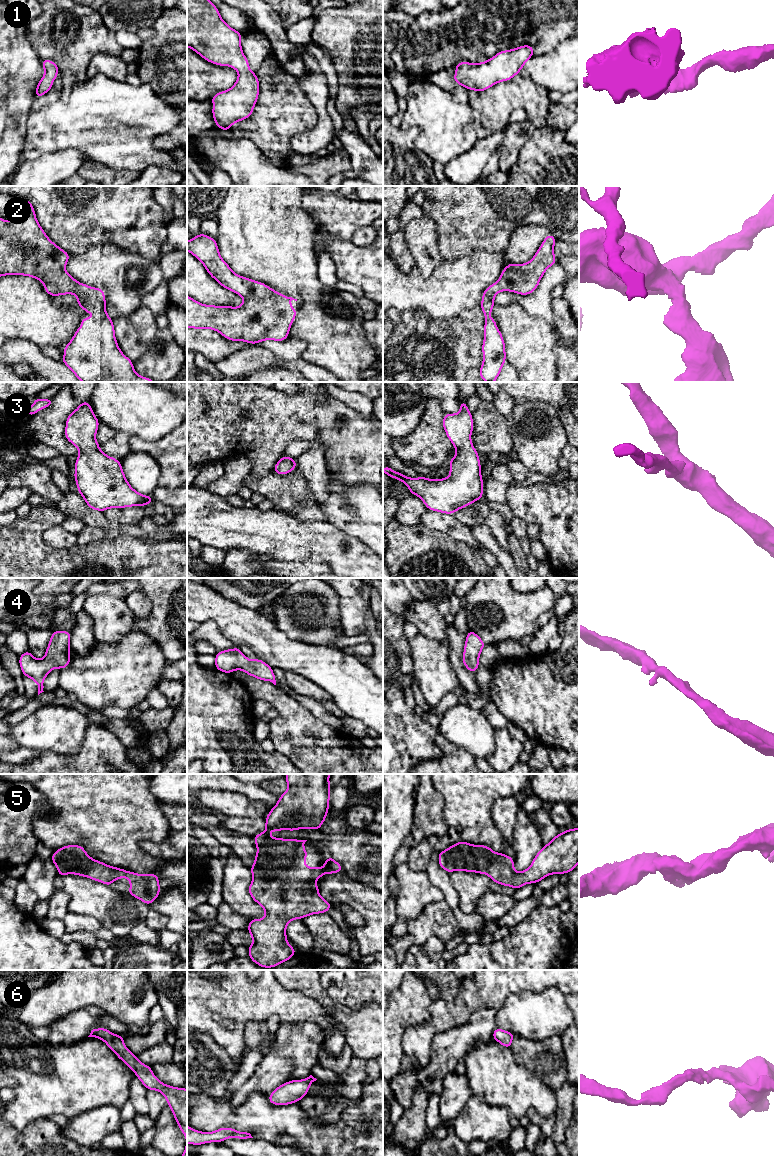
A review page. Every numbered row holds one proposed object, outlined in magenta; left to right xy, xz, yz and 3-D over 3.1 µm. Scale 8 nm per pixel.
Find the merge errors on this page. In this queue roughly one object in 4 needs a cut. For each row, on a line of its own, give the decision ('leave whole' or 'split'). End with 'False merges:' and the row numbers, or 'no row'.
1: leave whole
2: leave whole
3: leave whole
4: leave whole
5: leave whole
6: leave whole
False merges: no row

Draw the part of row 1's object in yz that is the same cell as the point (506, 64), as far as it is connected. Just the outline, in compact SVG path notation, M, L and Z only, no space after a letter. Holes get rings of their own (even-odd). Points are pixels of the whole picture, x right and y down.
M522 45L499 51L494 57L481 63L459 62L454 66L457 72L453 74L453 79L458 86L464 85L467 90L472 89L479 93L496 83L511 80L533 55L533 46Z

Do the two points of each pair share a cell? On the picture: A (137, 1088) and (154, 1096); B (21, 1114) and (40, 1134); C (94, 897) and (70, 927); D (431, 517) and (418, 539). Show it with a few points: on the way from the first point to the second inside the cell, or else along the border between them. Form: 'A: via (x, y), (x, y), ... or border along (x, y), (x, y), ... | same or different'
A: border along (147, 1090), (148, 1115) | different
B: border along (48, 1117), (31, 1120), (19, 1129), (10, 1124) | different
C: border along (68, 911), (91, 915), (101, 925) | different
D: border along (420, 522), (429, 528), (437, 529), (447, 535) | different

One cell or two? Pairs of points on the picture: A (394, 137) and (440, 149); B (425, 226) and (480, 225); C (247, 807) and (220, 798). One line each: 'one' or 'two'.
A: two
B: two
C: one

